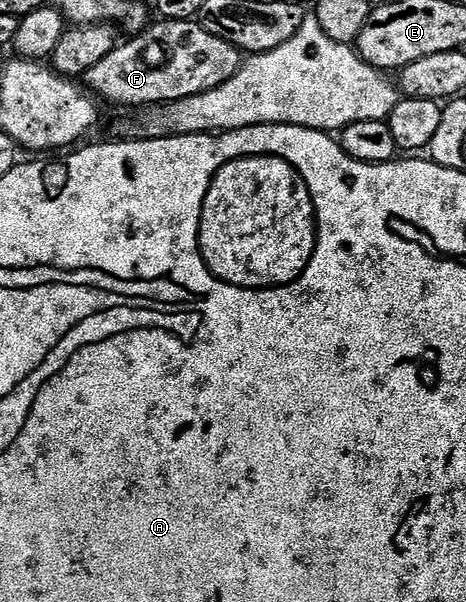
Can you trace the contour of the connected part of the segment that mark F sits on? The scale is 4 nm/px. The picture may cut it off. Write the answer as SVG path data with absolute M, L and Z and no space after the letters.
M174 19L172 21L157 20L153 21L146 29L139 34L129 37L129 42L121 41L115 48L114 52L110 52L110 56L106 56L98 64L94 64L94 68L90 68L90 72L86 75L86 86L93 95L105 98L108 102L113 102L116 106L146 106L144 108L153 108L166 102L177 102L183 98L189 98L195 94L205 94L214 88L218 88L222 84L226 84L226 80L230 80L232 76L239 72L242 65L242 51L239 46L230 44L226 40L222 40L222 36L214 36L214 32L210 32L199 21L182 19Z

